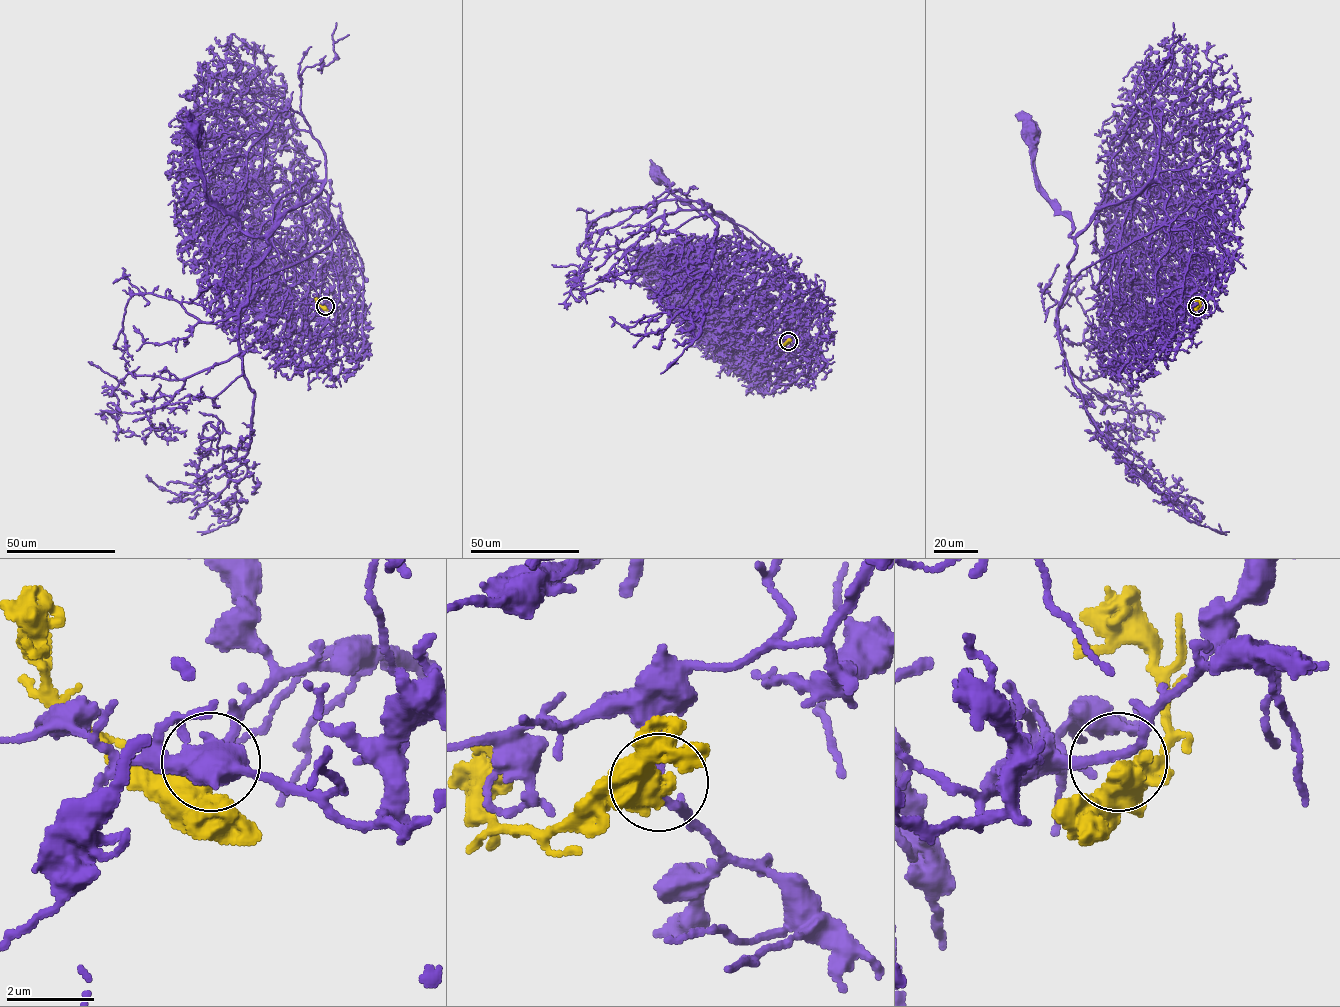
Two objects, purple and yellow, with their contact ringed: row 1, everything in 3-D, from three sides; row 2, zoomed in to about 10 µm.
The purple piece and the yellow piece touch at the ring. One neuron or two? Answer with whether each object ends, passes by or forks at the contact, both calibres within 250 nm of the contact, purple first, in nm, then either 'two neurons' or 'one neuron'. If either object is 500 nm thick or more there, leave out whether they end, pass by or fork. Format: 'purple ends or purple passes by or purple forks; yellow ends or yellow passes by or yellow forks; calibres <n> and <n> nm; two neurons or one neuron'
calibres 200 and 600 nm; two neurons

